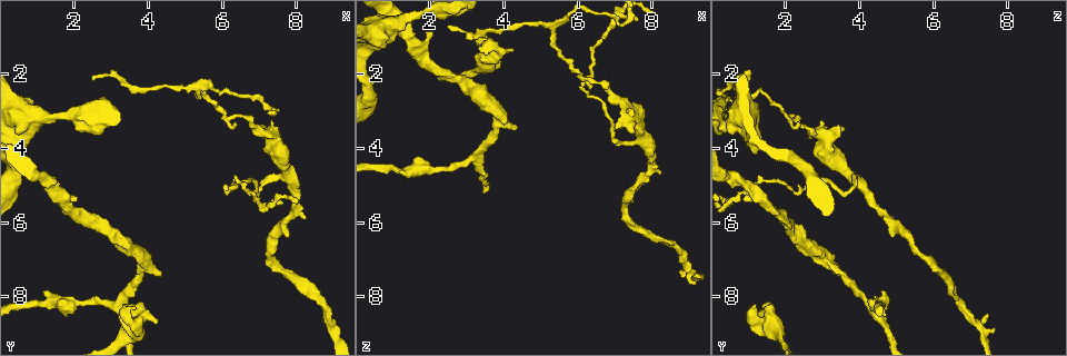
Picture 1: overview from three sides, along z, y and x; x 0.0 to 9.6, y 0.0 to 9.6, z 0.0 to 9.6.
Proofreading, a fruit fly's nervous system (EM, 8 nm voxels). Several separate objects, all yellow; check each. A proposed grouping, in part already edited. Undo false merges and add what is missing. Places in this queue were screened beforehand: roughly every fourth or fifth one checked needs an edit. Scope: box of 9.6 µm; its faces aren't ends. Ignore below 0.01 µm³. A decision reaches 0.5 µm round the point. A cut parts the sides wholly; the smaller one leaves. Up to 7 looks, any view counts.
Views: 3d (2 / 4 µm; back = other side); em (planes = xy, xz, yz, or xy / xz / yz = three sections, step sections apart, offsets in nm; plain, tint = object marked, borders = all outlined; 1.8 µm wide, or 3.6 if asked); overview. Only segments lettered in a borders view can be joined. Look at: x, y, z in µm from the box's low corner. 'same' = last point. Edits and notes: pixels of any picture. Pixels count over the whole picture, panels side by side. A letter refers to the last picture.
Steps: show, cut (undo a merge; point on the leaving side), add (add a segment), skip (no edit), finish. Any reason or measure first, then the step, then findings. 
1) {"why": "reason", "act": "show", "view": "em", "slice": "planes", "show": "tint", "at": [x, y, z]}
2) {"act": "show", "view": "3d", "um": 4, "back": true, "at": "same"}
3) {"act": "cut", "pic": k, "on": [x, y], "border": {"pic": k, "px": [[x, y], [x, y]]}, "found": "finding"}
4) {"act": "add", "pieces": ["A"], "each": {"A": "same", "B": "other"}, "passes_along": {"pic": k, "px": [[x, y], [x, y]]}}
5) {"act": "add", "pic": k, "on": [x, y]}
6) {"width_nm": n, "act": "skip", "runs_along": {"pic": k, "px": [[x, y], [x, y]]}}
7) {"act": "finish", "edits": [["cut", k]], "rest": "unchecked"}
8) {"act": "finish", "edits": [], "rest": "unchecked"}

{"act": "show", "view": "em", "um": 3.6, "slice": "planes", "show": "borders", "at": [6.15, 5.25, 2.35]}

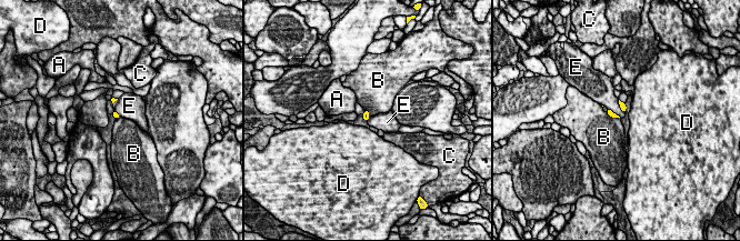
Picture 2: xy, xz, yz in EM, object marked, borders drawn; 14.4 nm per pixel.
{"act": "skip", "each": {"A": "other", "B": "other", "C": "other", "D": "other", "E": "other"}, "border": {"pic": 2, "px": [[618, 100], [619, 107], [624, 112]]}, "found": "one neuron here"}

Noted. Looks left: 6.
{"why": "stops while still wide", "act": "show", "view": "3d", "um": 4, "back": true, "at": [7.50, 3.40, 3.60]}

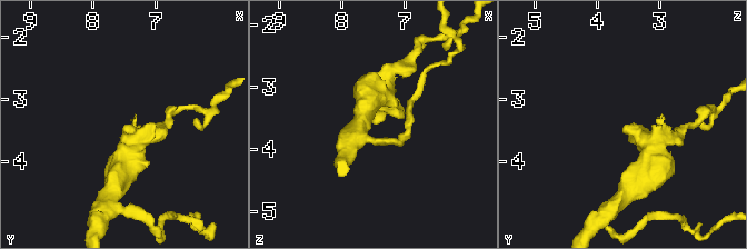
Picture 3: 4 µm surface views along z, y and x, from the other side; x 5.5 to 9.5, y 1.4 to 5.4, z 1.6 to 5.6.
{"why": "shape alone is not enough", "act": "show", "view": "em", "slice": "planes", "show": "borders", "at": [7.50, 3.45, 3.55]}

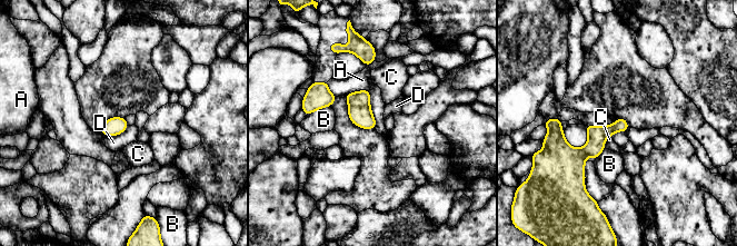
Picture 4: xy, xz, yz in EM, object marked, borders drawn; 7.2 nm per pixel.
{"longest_contact_nm": ["D", 220], "act": "skip", "each": {"A": "other", "B": "other", "C": "other", "D": "other"}, "found": "none of them fits"}

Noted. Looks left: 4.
{"act": "show", "view": "3d", "um": 4, "at": [2.10, 8.15, 4.60]}

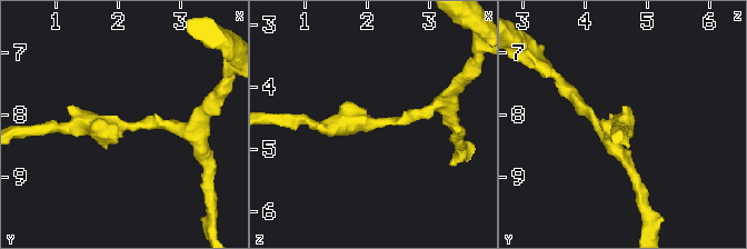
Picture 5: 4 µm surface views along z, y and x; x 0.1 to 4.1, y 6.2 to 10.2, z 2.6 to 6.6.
{"arm_widths_nm": [190, 260], "act": "show", "view": "em", "slice": "planes", "show": "borders", "at": [2.10, 8.20, 4.60]}

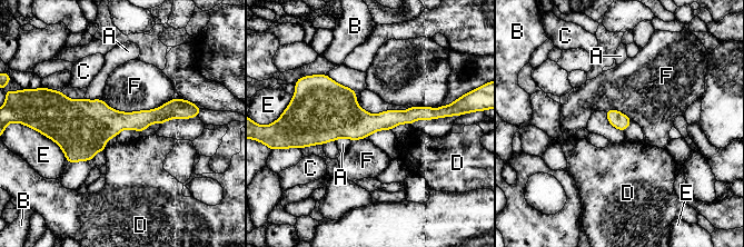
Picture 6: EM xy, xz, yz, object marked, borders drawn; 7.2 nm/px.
{"width_nm": 120, "act": "skip", "each": {"A": "other", "B": "other", "C": "other", "D": "other", "E": "other", "F": "other"}, "border": {"pic": 6, "px": [[102, 99], [122, 111], [159, 107]]}, "found": "continuous, no second neuron"}

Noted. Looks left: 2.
{"act": "finish", "edits": [], "rest": "unchecked"}

